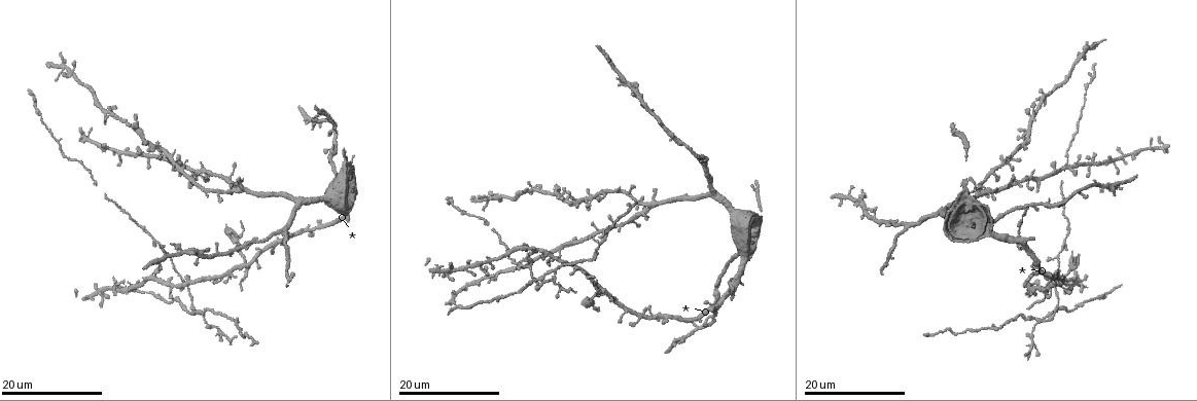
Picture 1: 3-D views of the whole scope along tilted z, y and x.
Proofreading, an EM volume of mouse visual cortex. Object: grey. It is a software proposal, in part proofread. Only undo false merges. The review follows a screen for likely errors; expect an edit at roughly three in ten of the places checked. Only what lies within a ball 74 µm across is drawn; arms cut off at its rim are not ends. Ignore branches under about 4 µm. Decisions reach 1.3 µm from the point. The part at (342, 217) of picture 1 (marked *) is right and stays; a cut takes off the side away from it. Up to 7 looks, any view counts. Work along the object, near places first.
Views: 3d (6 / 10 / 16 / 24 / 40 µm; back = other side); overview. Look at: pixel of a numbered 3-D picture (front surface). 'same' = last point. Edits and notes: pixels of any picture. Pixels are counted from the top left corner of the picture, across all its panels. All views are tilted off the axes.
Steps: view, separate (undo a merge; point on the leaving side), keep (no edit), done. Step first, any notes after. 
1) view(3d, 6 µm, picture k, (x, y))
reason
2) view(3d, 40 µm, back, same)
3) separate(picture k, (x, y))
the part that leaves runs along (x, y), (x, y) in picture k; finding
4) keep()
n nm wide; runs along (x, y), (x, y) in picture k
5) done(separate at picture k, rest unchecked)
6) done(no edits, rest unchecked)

view(3d, 16 µm, picture 1, (539, 280))
three arms meet

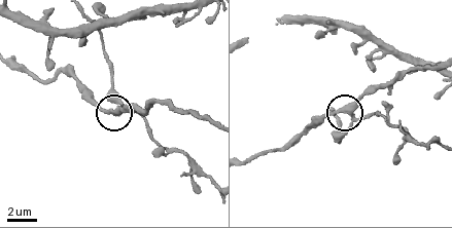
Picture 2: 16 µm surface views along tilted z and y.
view(3d, 6 µm, picture 2, (114, 111))

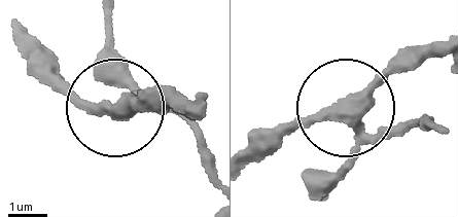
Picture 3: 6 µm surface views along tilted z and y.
separate(picture 3, (81, 101))
side arm 26 µm; a second cell is stuck on

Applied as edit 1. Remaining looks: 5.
view(3d, 16 µm, picture 1, (528, 267))
three arms meet

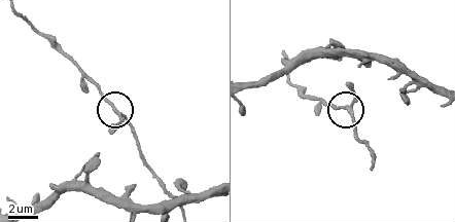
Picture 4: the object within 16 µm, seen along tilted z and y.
view(3d, 10 µm, picture 4, (349, 106))
closer look

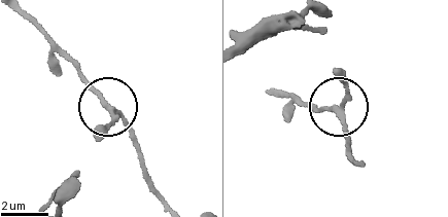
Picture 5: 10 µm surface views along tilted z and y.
keep()
3 arms; one cell here

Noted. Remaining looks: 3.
view(3d, 24 µm, picture 1, (152, 275))
branch point

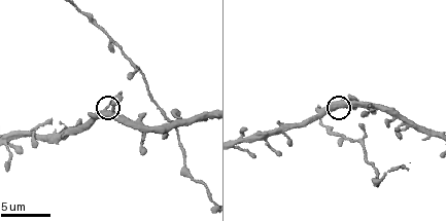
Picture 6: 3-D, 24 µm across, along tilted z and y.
view(3d, 6 µm, picture 6, (104, 106))

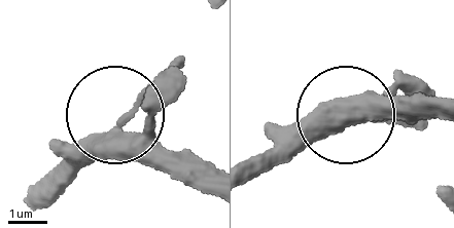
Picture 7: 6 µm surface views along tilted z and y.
keep()
3 arms; runs along (437, 111), (370, 100), (302, 124), (251, 165) in picture 7; one cell here

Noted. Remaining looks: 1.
done(separate at picture 3, rest unchecked)

